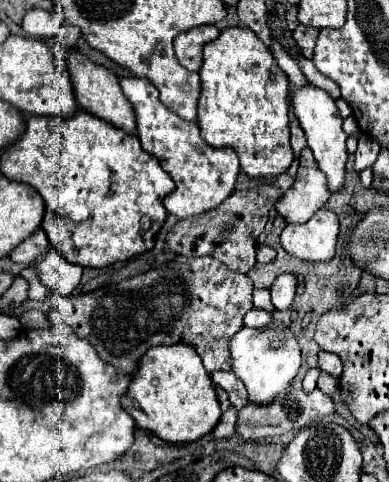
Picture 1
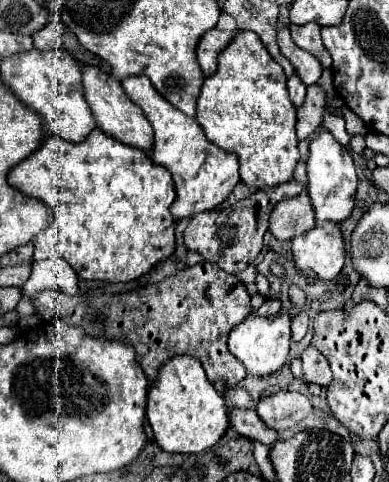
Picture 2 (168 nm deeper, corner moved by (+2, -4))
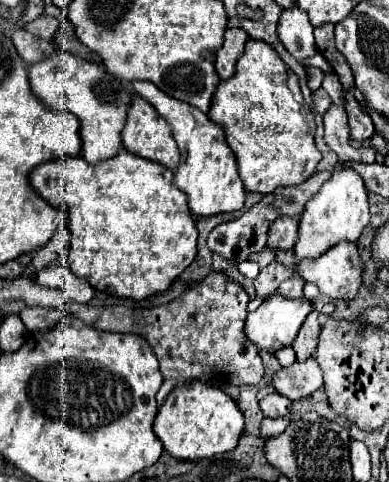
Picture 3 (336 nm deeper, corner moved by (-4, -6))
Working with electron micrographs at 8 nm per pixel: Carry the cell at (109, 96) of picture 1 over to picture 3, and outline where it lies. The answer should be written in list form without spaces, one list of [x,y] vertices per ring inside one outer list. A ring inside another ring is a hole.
[[[139,95],[133,97],[129,107],[129,119],[123,129],[123,147],[133,155],[151,159],[173,171],[181,161],[181,151],[171,135],[171,127]]]

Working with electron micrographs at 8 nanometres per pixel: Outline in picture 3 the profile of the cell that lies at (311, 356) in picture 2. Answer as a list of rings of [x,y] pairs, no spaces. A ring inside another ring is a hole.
[[[315,359],[293,363],[273,375],[273,387],[279,395],[297,401],[323,387],[323,371]]]

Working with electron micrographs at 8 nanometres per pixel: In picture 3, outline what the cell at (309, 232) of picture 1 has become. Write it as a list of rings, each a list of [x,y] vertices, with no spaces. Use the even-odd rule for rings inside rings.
[[[343,241],[313,261],[305,259],[299,265],[299,273],[305,281],[315,283],[327,297],[351,301],[361,287],[363,261],[357,245]]]

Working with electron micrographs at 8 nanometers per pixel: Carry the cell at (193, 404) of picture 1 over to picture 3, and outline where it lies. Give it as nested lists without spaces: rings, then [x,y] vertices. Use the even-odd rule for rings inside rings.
[[[187,381],[169,393],[155,417],[153,431],[163,441],[165,451],[169,451],[173,457],[197,461],[237,447],[237,441],[243,435],[243,415],[231,395],[225,391],[201,381]]]

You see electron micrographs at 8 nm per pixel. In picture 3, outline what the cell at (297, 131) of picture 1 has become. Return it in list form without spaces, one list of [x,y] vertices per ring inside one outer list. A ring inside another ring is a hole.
[[[297,5],[283,9],[279,23],[277,23],[277,35],[285,49],[299,61],[313,57],[317,53],[315,39],[313,39],[313,25],[309,23],[305,13],[297,11]]]

